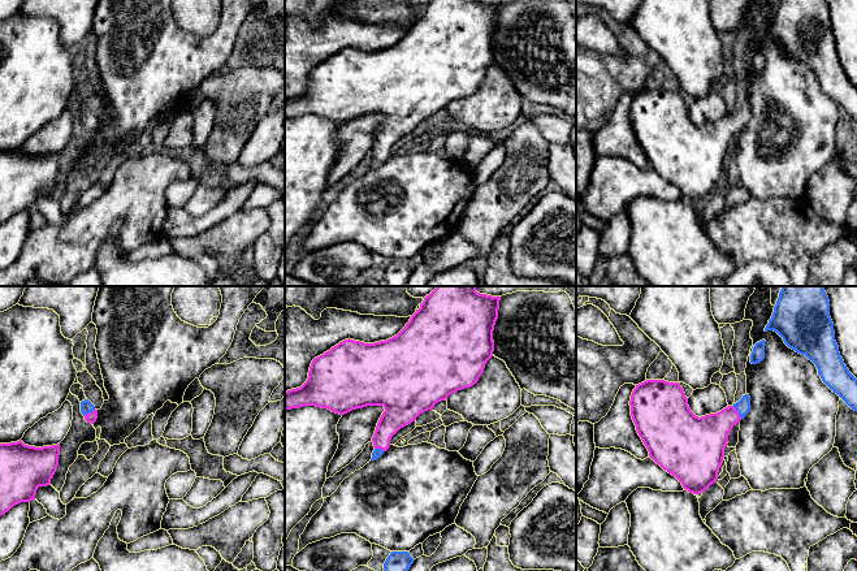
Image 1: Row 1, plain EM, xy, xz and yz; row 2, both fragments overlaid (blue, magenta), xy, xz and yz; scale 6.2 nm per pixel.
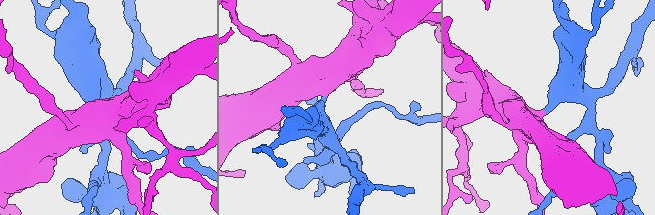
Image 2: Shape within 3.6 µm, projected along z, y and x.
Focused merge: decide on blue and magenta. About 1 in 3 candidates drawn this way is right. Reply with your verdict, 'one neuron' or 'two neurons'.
one neuron

